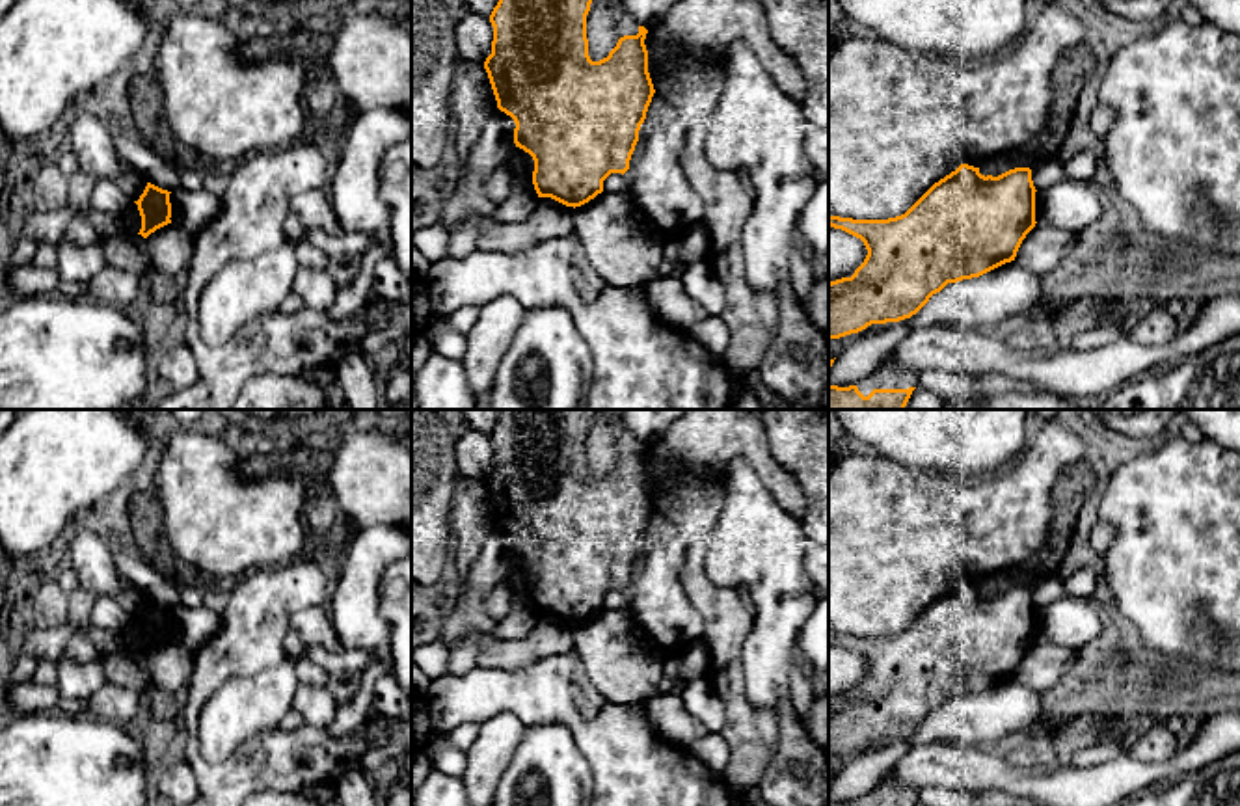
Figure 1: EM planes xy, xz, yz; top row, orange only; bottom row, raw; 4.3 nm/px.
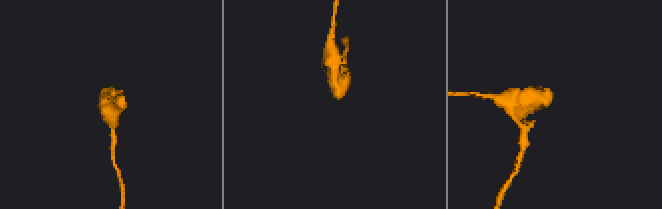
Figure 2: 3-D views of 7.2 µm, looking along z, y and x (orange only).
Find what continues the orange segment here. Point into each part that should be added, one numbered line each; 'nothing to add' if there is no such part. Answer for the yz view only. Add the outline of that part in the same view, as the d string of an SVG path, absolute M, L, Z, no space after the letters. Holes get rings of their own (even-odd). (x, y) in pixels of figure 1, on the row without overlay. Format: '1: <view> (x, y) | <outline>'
1: yz (892, 793) | M896 780L879 784L856 800L858 806L909 806L916 804L918 791Z

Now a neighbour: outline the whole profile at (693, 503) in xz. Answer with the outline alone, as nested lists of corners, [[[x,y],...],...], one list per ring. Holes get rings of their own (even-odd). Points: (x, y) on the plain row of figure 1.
[[[648,465],[648,490],[655,510],[685,540],[681,586],[704,618],[704,638],[711,666],[708,679],[724,704],[721,735],[730,746],[722,772],[728,786],[754,795],[771,752],[778,743],[778,713],[750,704],[745,691],[743,648],[754,614],[741,586],[719,586],[704,570],[706,544],[713,536],[726,503],[722,471],[654,471]]]

